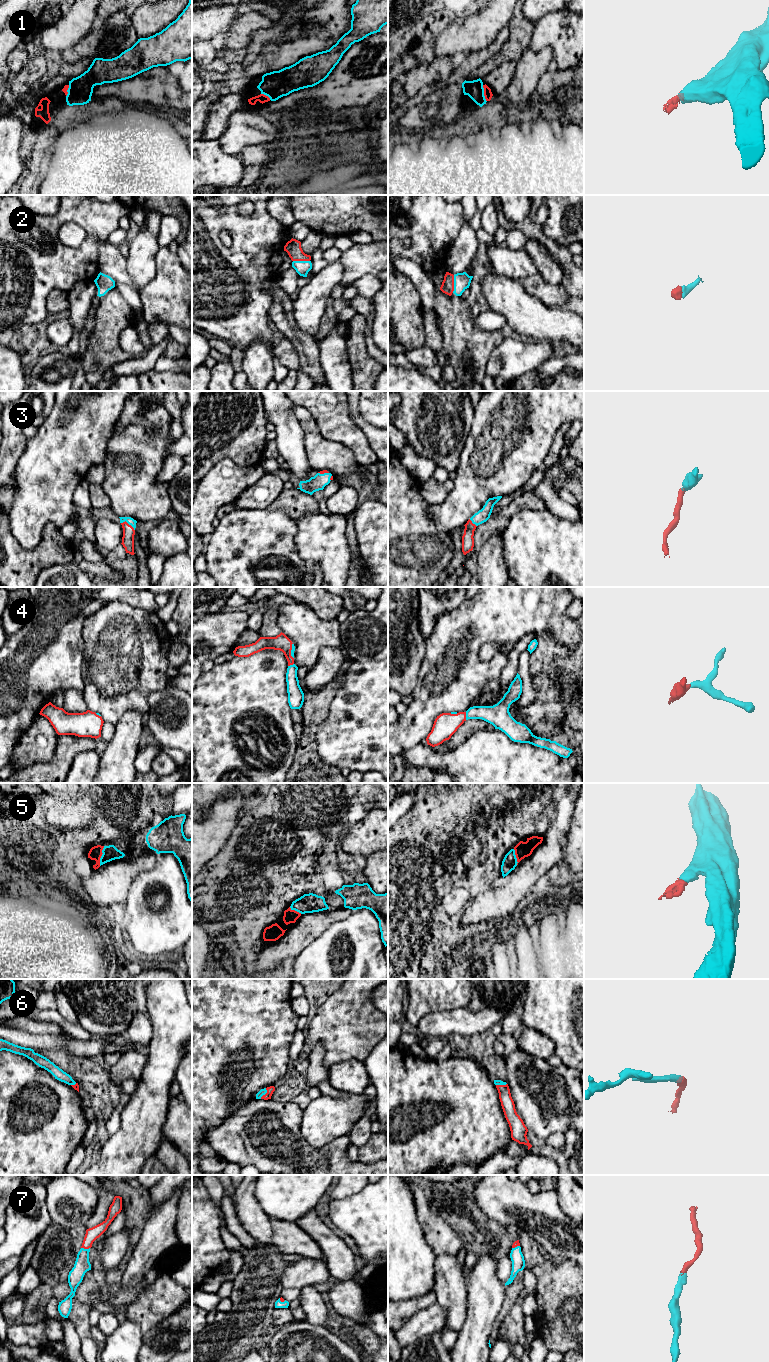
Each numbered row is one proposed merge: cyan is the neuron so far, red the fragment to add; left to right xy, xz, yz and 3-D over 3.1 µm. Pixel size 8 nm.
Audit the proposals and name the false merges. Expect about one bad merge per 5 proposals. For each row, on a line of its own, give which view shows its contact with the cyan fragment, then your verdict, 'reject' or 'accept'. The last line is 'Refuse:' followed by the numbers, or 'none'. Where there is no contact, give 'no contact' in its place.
1: yz | accept
2: yz | accept
3: xy | accept
4: yz | accept
5: xy | accept
6: xz | accept
7: xy | accept
Refuse: none

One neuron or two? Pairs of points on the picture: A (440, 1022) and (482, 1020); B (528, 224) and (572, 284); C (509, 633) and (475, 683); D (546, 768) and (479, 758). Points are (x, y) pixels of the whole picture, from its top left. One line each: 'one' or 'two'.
A: one
B: one
C: one
D: one

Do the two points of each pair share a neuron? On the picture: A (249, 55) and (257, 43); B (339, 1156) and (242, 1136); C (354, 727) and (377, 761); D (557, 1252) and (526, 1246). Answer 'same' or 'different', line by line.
A: same
B: same
C: same
D: different

